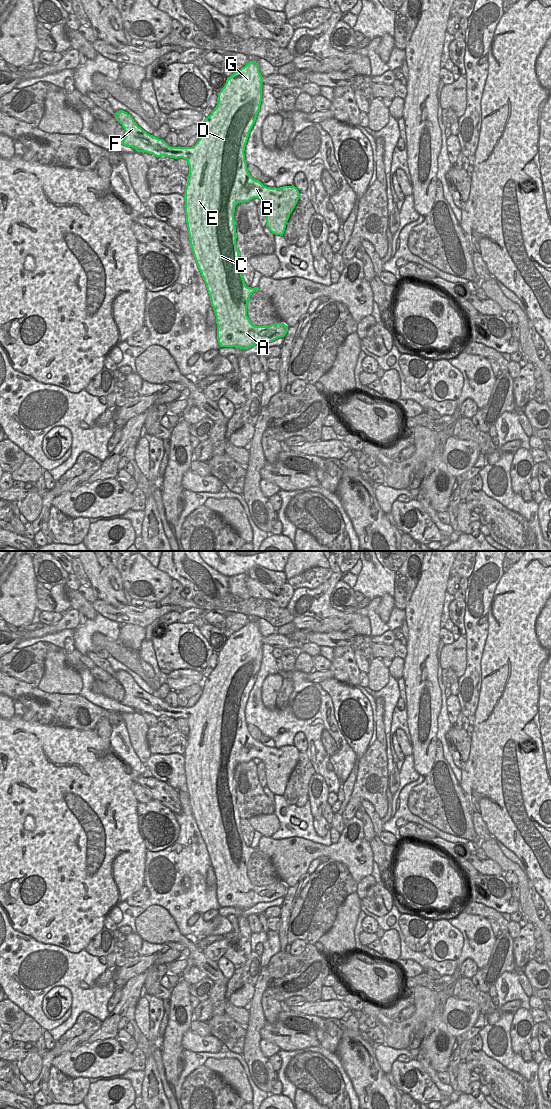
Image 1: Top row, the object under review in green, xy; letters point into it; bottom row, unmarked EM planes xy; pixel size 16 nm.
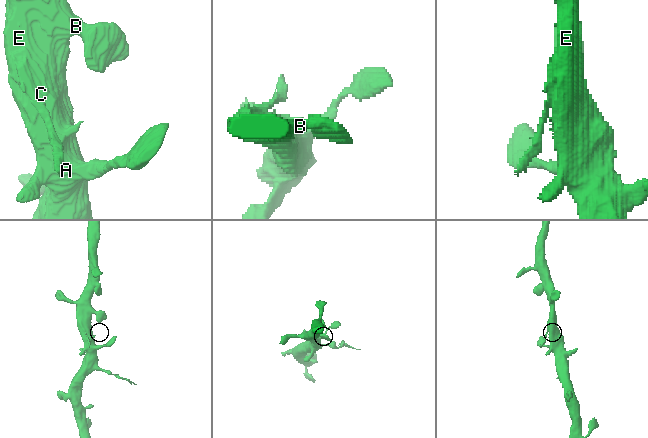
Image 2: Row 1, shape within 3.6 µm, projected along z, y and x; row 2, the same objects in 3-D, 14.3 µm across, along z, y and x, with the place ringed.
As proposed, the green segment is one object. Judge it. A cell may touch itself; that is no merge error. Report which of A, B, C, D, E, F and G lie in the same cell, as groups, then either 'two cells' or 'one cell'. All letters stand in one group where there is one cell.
A B C D E F G | one cell

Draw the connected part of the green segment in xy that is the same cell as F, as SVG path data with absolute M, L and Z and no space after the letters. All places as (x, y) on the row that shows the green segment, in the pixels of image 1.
M249 61L228 77L218 93L216 107L201 123L202 134L193 147L171 147L164 140L144 131L127 112L119 110L115 113L115 119L125 131L120 142L122 145L132 147L137 152L153 154L157 158L183 158L188 162L189 174L183 195L186 223L193 256L206 284L216 316L220 347L248 349L258 343L272 342L284 337L288 330L284 323L268 326L251 323L247 316L247 305L250 296L259 288L246 286L236 245L234 212L238 203L260 199L265 205L266 226L273 234L283 236L287 221L299 198L299 191L294 185L267 187L259 180L253 179L247 170L244 151L260 110L262 85L262 75L256 61Z

